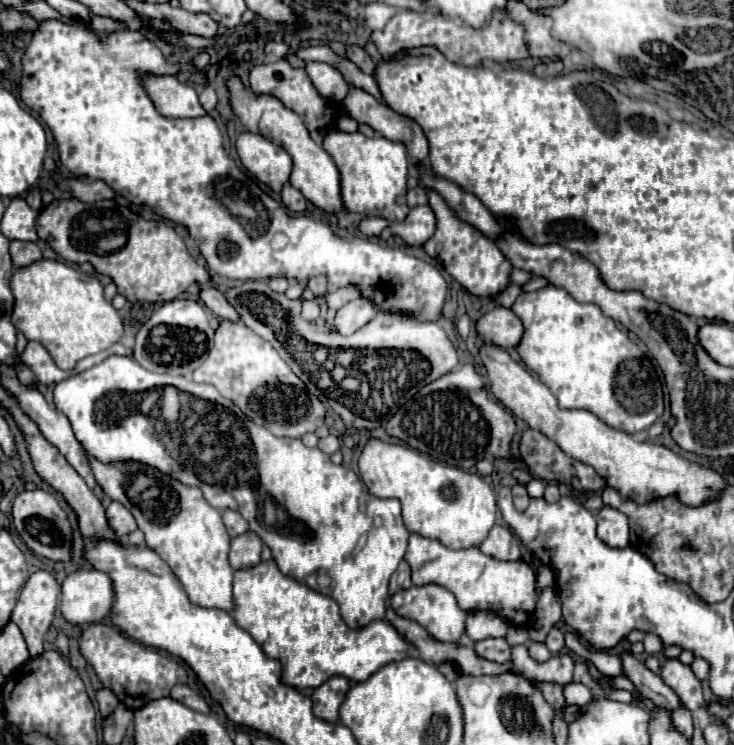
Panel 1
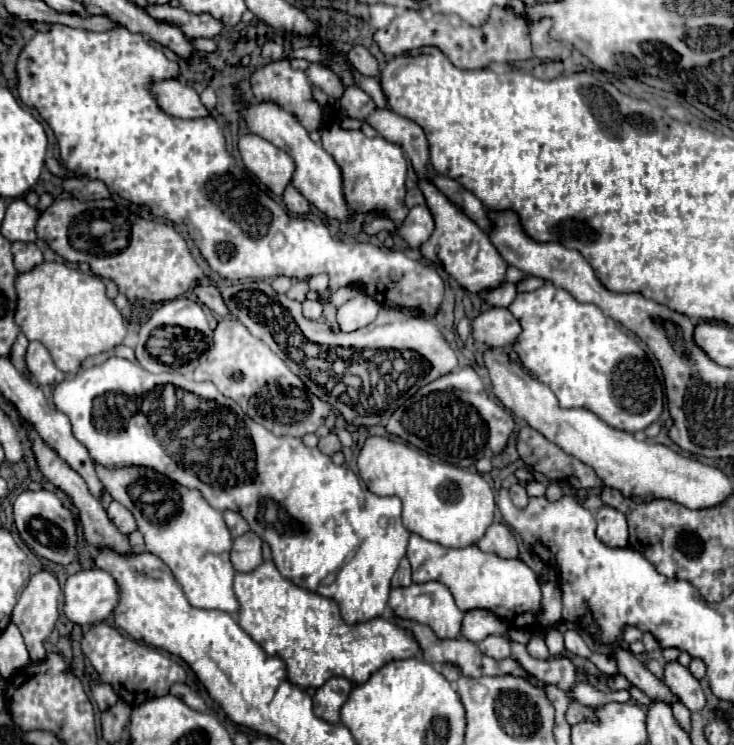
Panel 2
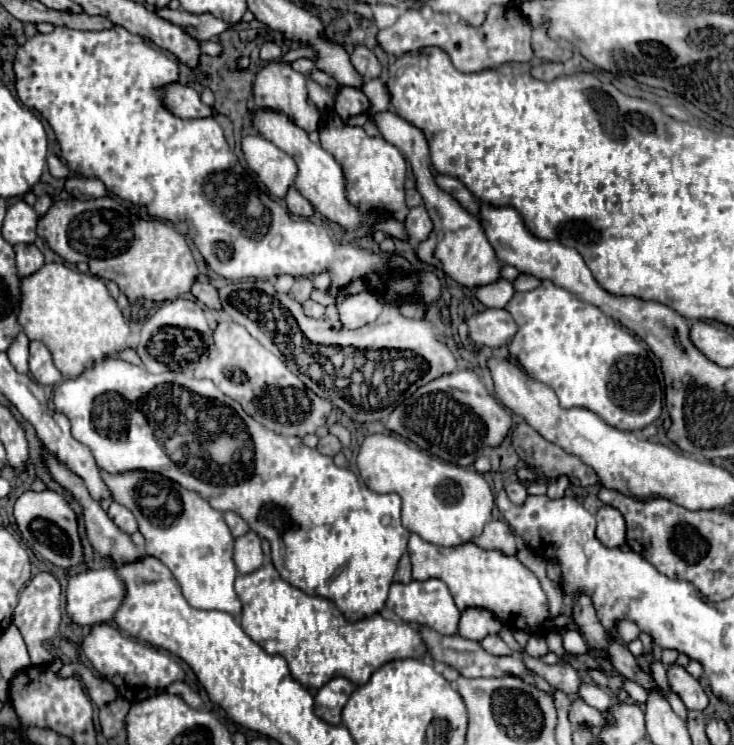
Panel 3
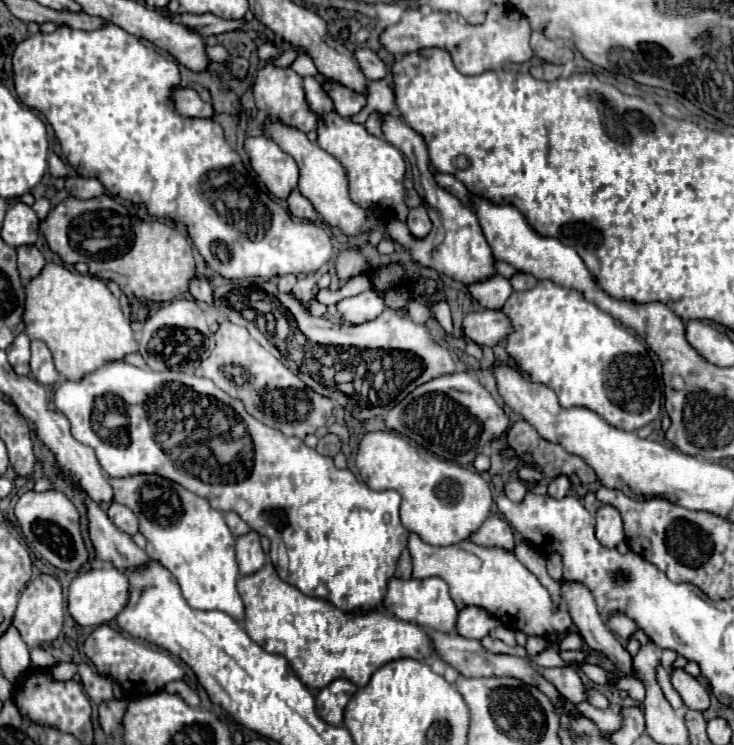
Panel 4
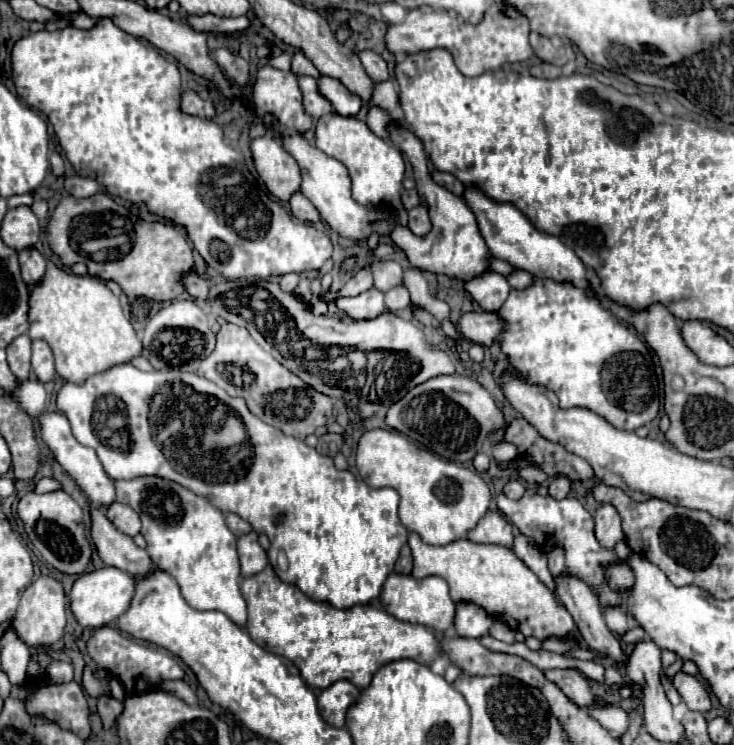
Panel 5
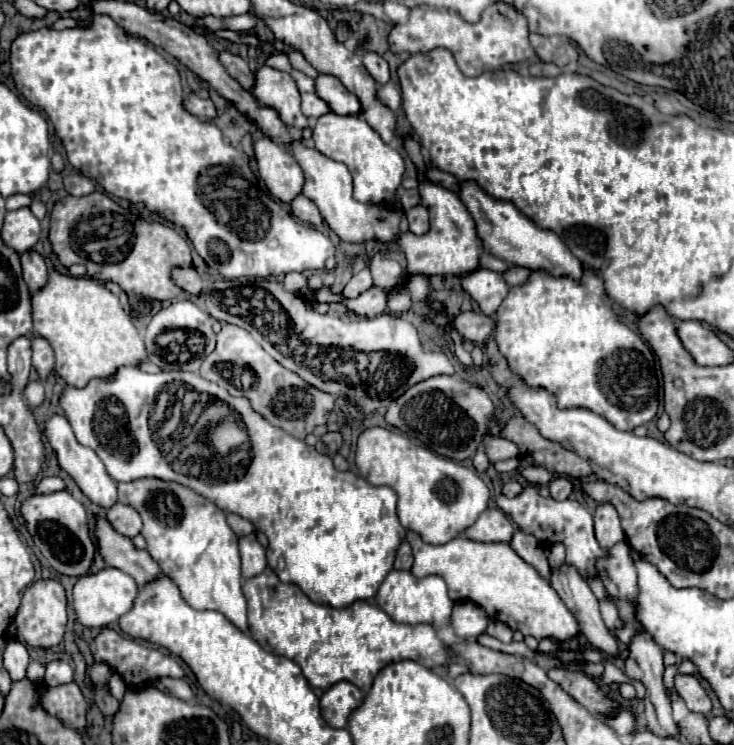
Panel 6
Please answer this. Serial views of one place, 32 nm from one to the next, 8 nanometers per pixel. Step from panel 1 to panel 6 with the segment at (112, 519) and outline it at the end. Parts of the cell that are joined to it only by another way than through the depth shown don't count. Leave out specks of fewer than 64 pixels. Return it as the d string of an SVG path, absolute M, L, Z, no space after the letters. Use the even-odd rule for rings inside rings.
M114 504L108 510L108 522L114 526L116 532L120 532L126 538L134 538L142 530L142 518L140 514L126 504Z

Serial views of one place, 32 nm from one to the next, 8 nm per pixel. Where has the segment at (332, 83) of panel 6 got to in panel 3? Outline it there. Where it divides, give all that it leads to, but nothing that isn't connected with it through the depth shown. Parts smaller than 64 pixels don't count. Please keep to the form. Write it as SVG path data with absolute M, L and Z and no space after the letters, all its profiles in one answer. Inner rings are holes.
M338 86L336 94L334 94L334 110L340 118L350 118L356 116L360 112L364 112L368 108L368 98L364 92L356 90L356 88L344 88Z

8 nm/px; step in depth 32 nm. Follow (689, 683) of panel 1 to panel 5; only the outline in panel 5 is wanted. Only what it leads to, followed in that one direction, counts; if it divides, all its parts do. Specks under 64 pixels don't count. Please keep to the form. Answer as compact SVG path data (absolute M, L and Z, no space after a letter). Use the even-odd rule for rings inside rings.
M678 672L672 678L672 684L674 684L674 688L678 690L678 694L682 696L682 700L686 702L686 706L690 710L696 710L696 712L702 712L702 714L706 714L710 710L712 704L710 704L708 692L704 690L704 686L694 676Z

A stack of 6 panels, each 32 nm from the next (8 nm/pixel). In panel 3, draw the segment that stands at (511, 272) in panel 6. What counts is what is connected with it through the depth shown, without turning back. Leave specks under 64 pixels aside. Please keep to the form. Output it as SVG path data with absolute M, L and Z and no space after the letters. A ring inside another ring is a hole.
M520 274L512 284L514 284L514 290L516 290L516 292L524 292L524 290L532 290L532 288L536 288L536 286L540 284L540 280L534 278L534 276Z

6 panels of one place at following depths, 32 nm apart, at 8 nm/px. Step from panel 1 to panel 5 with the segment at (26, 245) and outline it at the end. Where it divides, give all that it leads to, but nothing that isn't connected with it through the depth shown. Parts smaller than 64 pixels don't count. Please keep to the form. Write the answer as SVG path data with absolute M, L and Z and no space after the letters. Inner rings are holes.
M26 248L18 252L20 256L20 270L22 270L22 280L32 288L36 284L40 284L40 280L44 278L46 272L46 260L42 258L42 254L34 248Z

